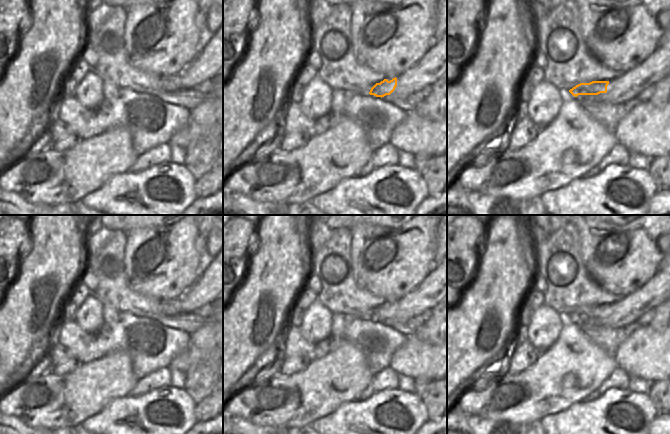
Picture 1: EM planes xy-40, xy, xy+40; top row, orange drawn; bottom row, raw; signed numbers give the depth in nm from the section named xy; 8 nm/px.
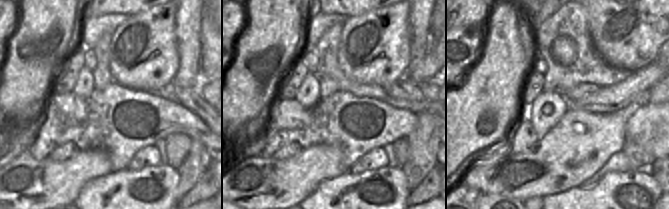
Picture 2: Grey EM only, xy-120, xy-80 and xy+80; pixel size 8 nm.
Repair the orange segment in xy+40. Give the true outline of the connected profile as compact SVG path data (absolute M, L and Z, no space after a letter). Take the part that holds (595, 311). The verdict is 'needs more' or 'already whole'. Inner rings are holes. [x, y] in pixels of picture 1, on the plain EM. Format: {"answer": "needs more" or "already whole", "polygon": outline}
{"answer": "already whole", "polygon": "M592 305L590 307L580 307L569 314L569 316L577 321L578 319L598 319L607 316L609 305Z"}

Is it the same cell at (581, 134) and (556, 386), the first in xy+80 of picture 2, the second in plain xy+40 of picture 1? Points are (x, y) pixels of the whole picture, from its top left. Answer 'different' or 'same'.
same

